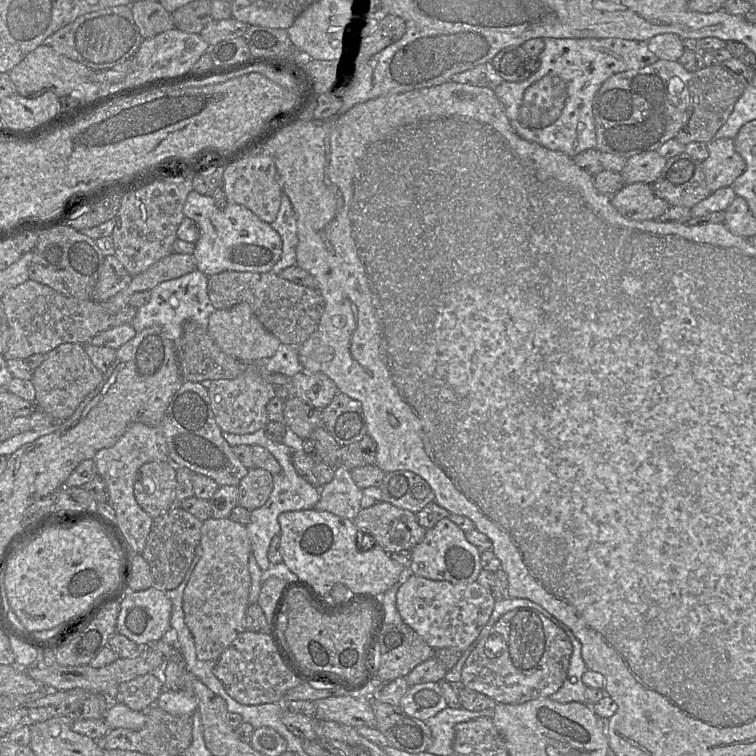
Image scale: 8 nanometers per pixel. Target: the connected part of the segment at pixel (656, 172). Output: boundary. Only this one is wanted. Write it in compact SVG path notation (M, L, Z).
M651 151L629 158L620 173L625 185L637 182L652 185L660 176L666 162L657 151Z

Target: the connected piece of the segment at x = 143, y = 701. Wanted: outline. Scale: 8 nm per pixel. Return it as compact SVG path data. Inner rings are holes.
M160 670L157 673L147 673L121 683L118 686L116 702L125 704L132 710L146 712L156 703L163 690Z

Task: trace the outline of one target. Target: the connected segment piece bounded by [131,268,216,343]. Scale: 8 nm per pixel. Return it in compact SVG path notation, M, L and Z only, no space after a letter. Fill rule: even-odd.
M196 268L193 272L155 286L150 290L150 301L137 308L131 325L137 333L154 325L162 326L170 334L174 343L181 338L186 321L194 321L207 328L209 316L216 310L207 293L208 278Z

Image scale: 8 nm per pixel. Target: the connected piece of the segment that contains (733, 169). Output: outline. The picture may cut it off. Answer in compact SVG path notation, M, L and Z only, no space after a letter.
M713 139L707 143L708 157L702 162L706 184L713 193L732 186L745 171L746 162L736 151L734 139Z

